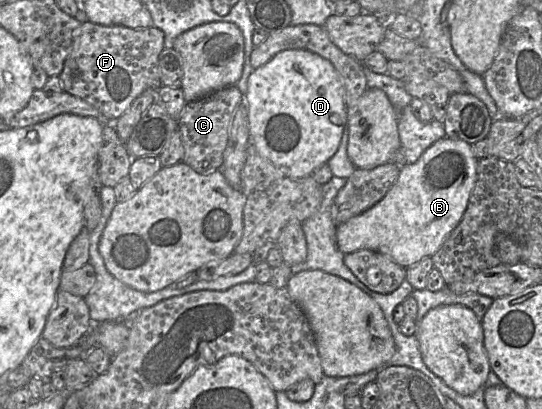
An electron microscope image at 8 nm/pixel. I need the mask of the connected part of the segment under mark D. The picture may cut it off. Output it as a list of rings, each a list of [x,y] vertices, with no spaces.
[[[304,49],[284,50],[277,53],[270,61],[254,69],[248,78],[247,91],[244,100],[248,105],[248,124],[250,141],[255,145],[258,153],[269,160],[276,168],[291,179],[300,179],[313,175],[314,171],[321,165],[327,163],[337,152],[347,124],[347,105],[343,96],[343,86],[339,74],[332,63],[320,55]]]

